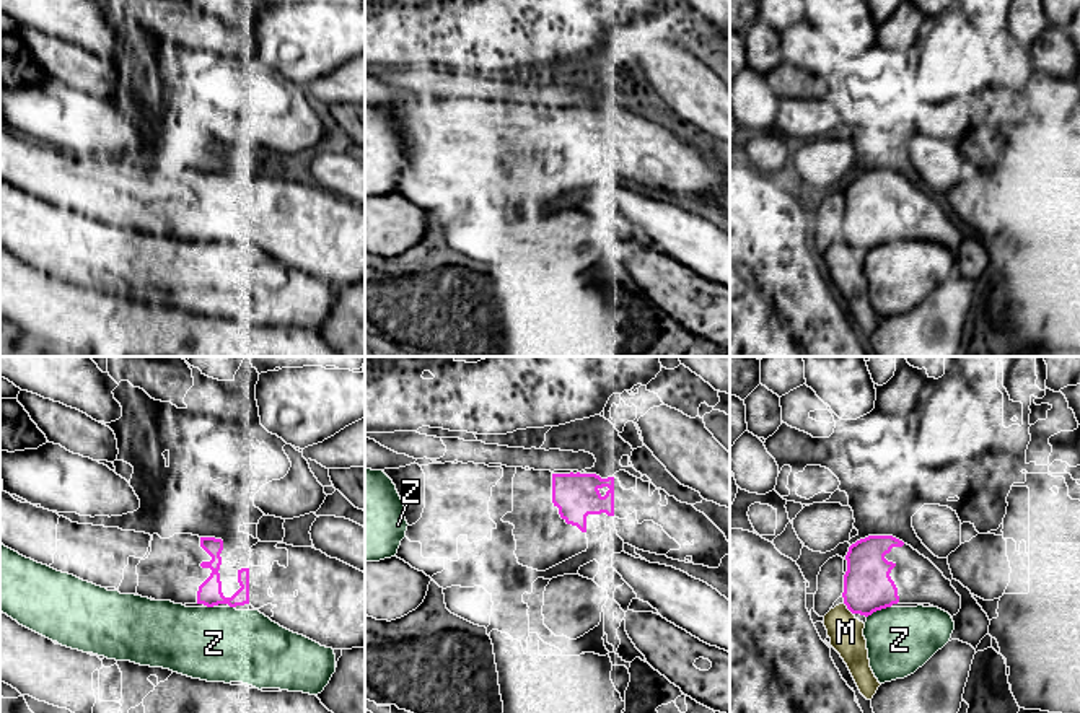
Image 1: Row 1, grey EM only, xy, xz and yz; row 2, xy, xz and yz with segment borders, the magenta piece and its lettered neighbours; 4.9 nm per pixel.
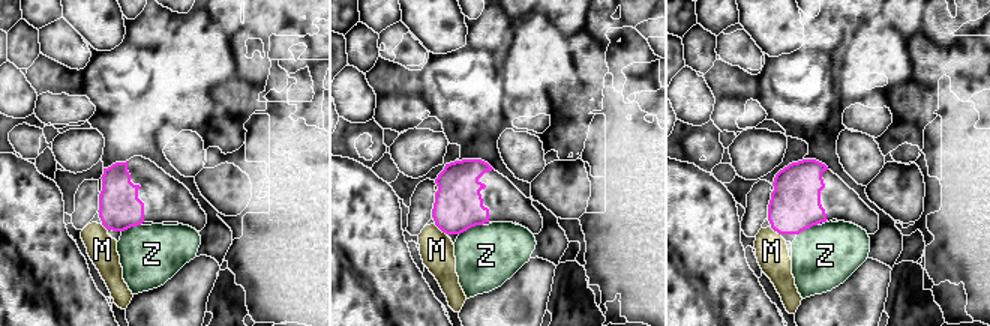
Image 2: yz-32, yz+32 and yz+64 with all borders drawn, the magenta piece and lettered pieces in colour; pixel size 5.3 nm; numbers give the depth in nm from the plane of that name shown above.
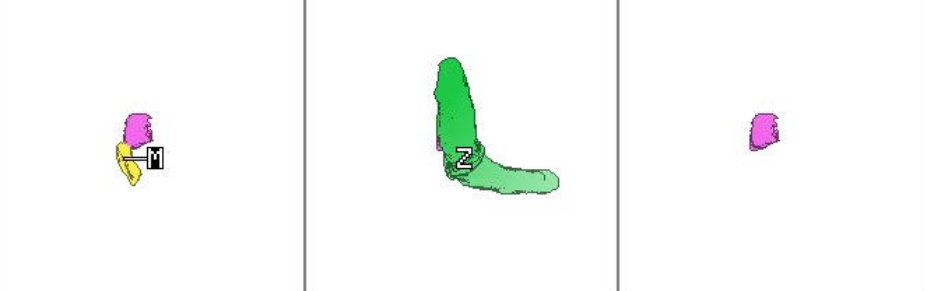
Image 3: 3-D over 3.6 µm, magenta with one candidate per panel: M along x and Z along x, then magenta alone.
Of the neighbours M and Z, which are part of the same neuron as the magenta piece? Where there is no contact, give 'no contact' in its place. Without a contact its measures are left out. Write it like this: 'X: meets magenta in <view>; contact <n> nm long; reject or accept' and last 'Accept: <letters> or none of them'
M: meets magenta in yz; contact 80 nm long; reject
Z: meets magenta in yz; contact 130 nm long; reject
Accept: none of them

